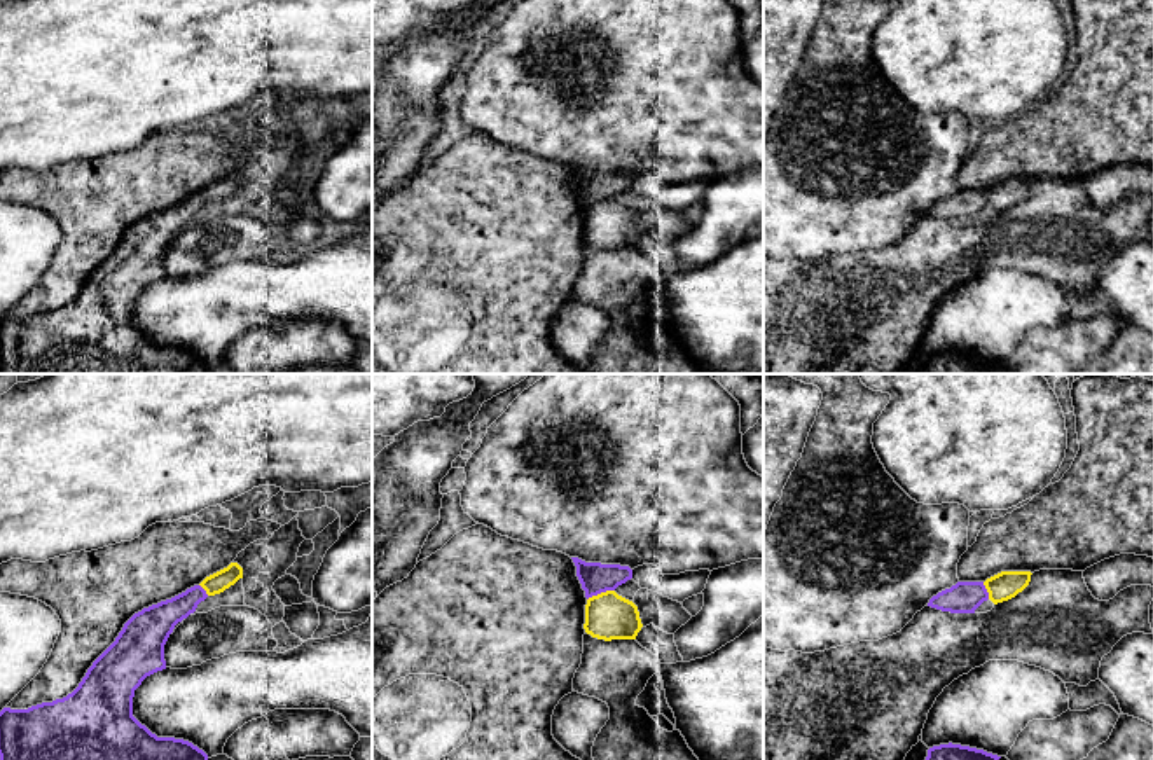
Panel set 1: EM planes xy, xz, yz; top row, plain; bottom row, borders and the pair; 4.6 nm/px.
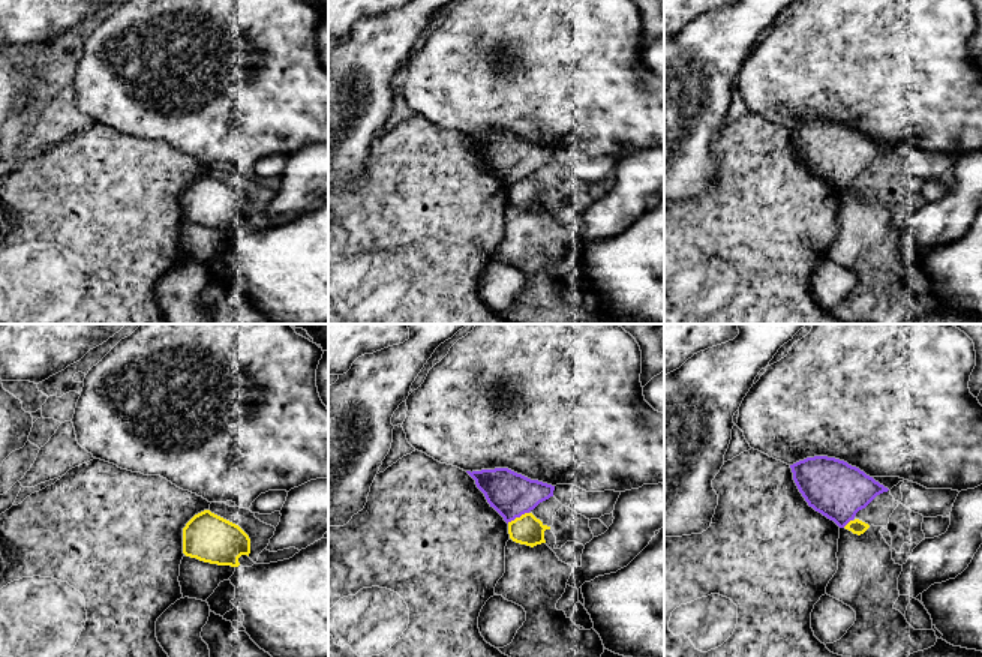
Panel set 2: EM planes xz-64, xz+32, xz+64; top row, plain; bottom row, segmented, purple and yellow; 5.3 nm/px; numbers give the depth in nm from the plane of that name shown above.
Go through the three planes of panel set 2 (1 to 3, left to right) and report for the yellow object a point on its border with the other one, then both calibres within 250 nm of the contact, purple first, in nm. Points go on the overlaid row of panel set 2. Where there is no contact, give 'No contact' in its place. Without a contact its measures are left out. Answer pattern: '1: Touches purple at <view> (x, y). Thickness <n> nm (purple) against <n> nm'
1: No contact
2: Touches purple at xz+32 (517, 516). Thickness 240 nm (purple) against 160 nm
3: Touches purple at xz+64 (847, 522). Thickness 300 nm (purple) against 80 nm

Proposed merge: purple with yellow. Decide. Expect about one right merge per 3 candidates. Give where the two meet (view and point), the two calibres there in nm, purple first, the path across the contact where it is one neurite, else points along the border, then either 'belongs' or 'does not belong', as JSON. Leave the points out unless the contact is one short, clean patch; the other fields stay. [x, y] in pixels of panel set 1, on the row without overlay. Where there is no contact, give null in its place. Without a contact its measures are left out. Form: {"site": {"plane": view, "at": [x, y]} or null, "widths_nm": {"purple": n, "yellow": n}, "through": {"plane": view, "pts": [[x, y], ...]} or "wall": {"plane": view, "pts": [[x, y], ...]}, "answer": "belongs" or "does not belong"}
{"site": {"plane": "xz", "at": [600, 201]}, "widths_nm": {"purple": 140, "yellow": 220}, "wall": {"plane": "xz", "pts": [[614, 198], [601, 200], [587, 208]]}, "answer": "does not belong"}

